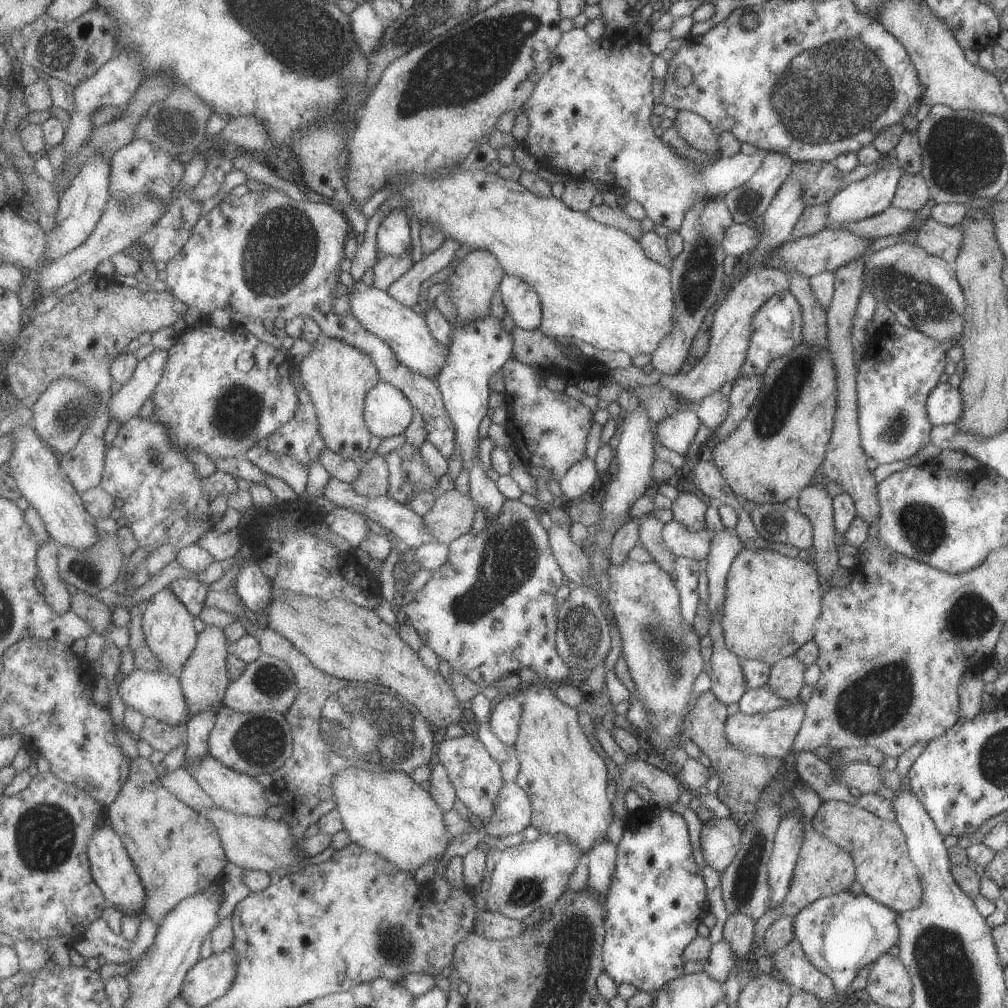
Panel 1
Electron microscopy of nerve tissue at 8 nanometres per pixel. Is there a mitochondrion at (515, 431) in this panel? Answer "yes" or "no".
no

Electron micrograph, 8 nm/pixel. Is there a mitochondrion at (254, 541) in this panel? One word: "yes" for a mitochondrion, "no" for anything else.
no

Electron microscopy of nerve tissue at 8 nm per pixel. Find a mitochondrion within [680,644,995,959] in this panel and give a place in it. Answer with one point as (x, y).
(872, 704)

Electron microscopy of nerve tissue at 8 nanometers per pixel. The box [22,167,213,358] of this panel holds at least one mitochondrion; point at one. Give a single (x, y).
(124, 210)

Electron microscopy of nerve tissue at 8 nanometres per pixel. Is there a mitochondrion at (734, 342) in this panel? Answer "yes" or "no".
no

